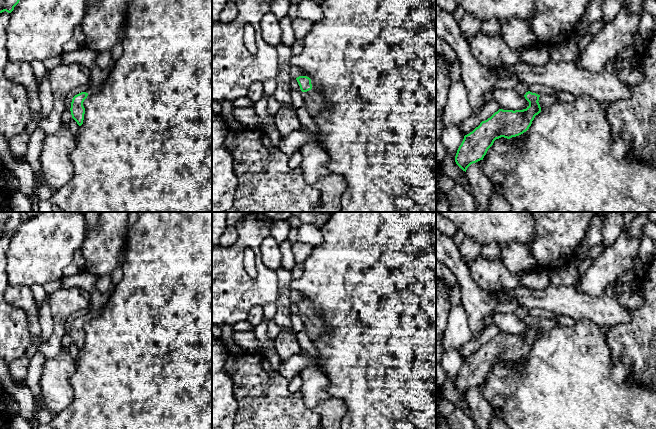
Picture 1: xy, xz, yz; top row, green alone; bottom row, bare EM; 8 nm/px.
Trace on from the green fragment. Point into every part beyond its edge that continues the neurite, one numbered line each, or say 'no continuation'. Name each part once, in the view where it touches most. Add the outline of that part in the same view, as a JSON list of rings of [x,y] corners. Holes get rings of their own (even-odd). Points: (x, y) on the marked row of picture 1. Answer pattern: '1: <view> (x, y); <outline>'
1: yz (544, 99); [[[555,91],[555,93],[552,95],[547,95],[547,94],[540,95],[538,102],[540,105],[543,105],[543,106],[550,105],[555,101],[557,101],[557,94],[558,92]]]

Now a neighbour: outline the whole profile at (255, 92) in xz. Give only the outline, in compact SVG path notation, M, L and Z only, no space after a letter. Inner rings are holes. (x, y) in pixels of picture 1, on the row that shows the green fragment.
M256 81L248 89L247 97L253 102L257 102L264 95L263 82Z

